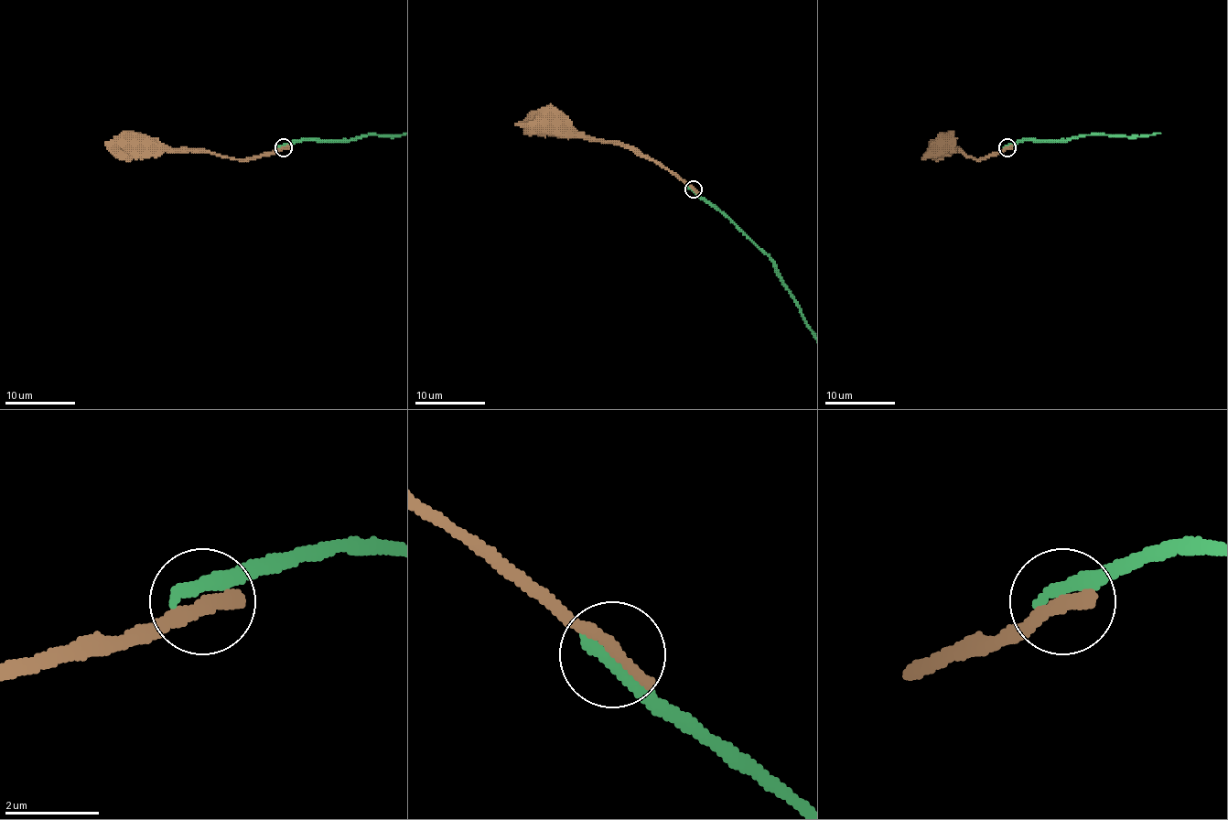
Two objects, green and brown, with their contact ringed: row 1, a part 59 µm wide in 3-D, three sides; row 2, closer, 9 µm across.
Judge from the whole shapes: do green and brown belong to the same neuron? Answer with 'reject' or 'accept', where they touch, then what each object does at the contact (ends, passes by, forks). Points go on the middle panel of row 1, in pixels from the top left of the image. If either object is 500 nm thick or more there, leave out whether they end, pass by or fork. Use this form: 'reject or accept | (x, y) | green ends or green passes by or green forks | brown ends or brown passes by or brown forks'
reject | (693, 188) | green ends | brown ends

